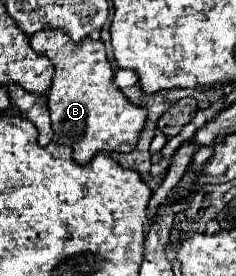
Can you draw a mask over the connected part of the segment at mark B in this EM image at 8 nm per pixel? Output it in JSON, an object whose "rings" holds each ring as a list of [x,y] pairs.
{"rings":[[[45,27],[31,37],[31,47],[37,53],[49,57],[55,65],[55,77],[53,77],[53,85],[51,85],[47,97],[49,97],[49,111],[51,111],[51,121],[53,121],[53,131],[57,135],[57,143],[69,145],[73,149],[73,159],[79,165],[89,163],[99,151],[105,151],[105,153],[133,151],[139,141],[139,133],[145,125],[147,111],[139,105],[129,103],[129,99],[123,95],[123,91],[119,87],[115,87],[113,67],[107,59],[103,41],[89,37],[89,39],[83,39],[81,43],[73,43],[69,39],[69,35],[65,35],[65,31],[55,29],[55,27]]]}

